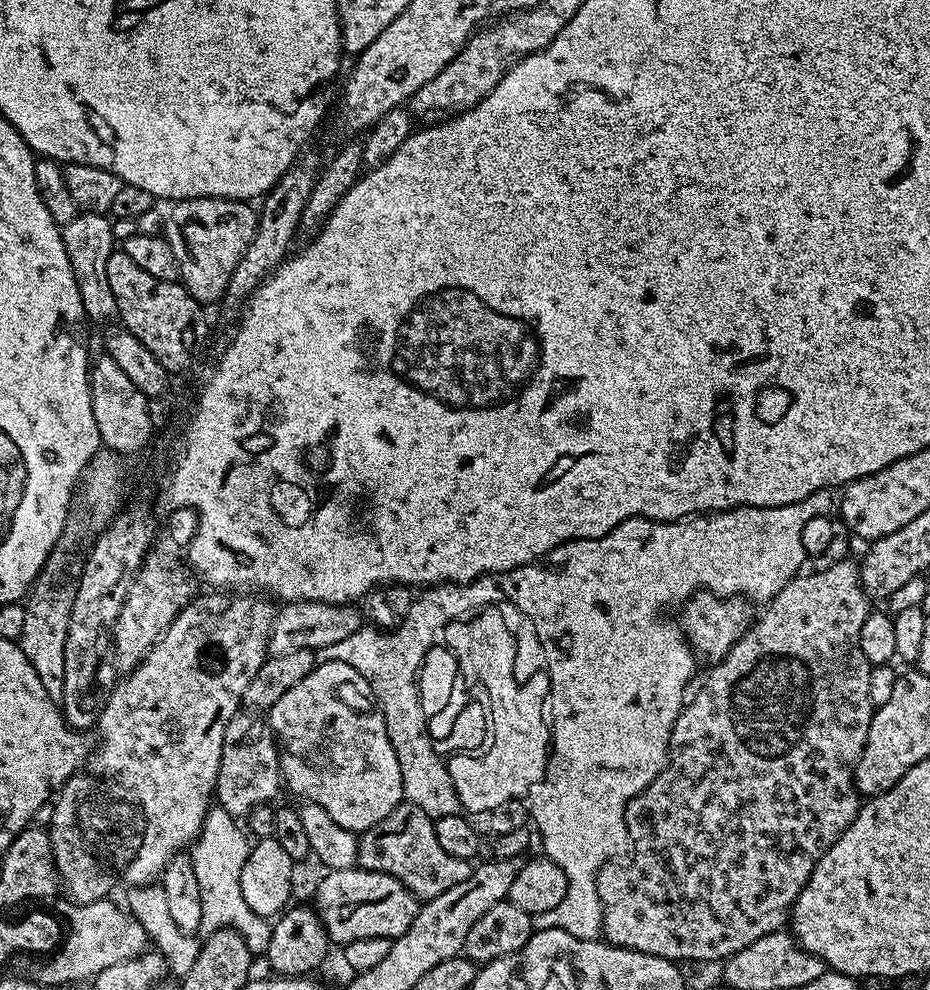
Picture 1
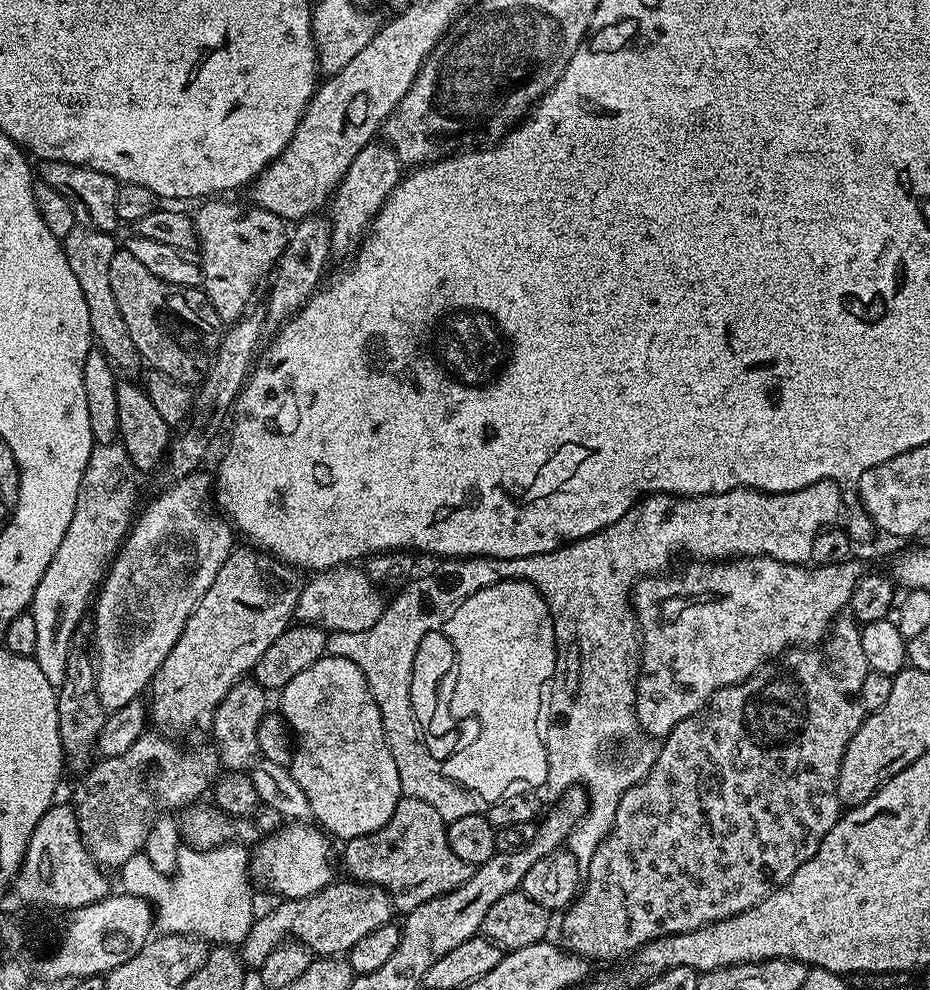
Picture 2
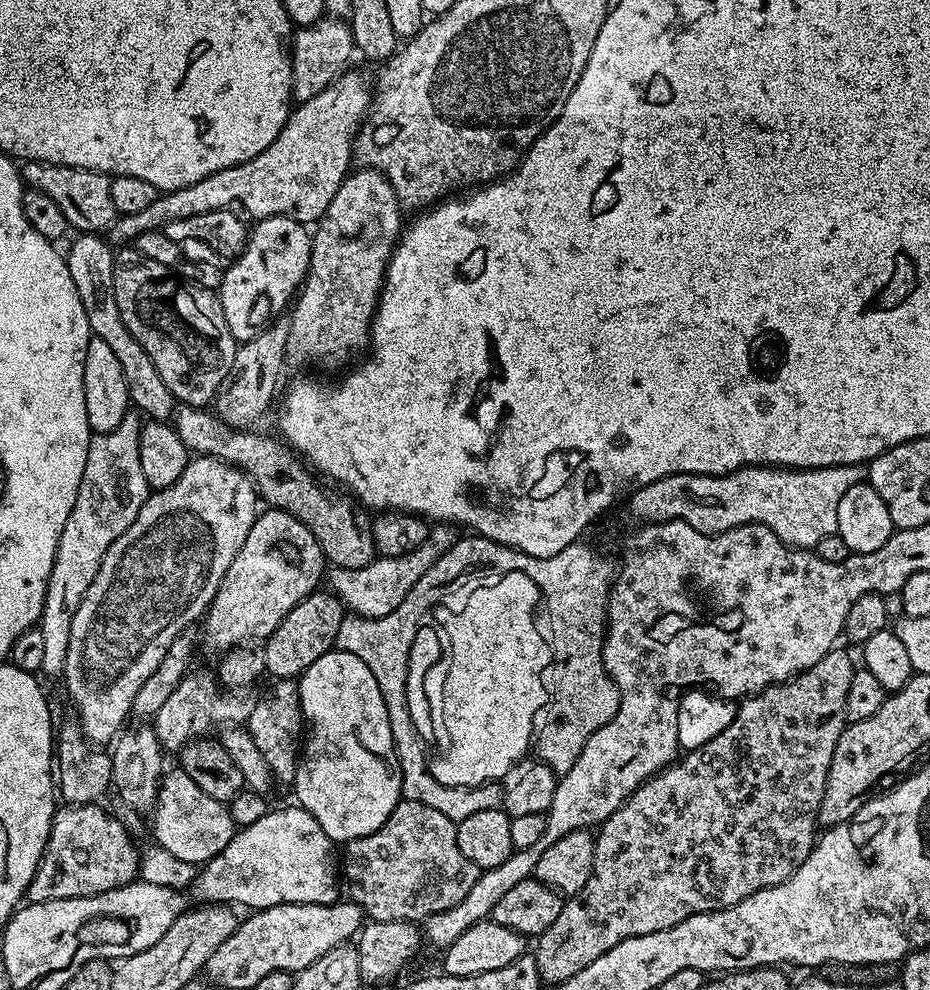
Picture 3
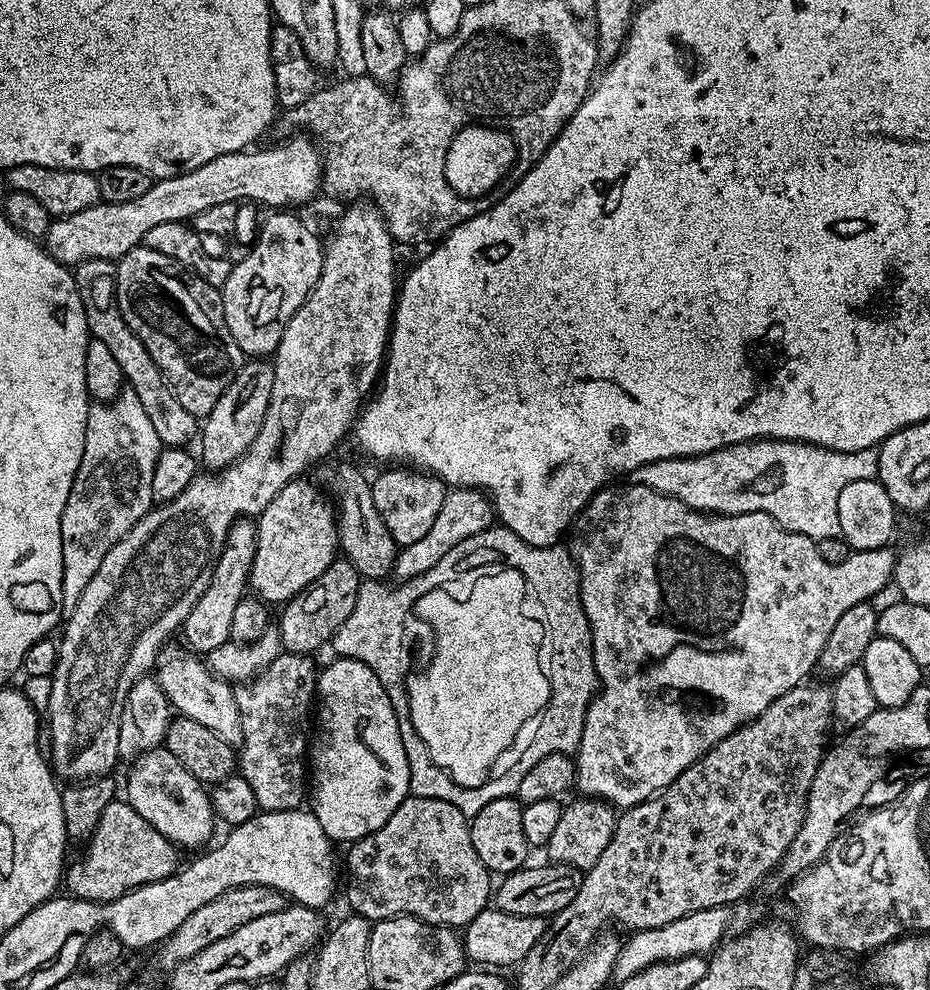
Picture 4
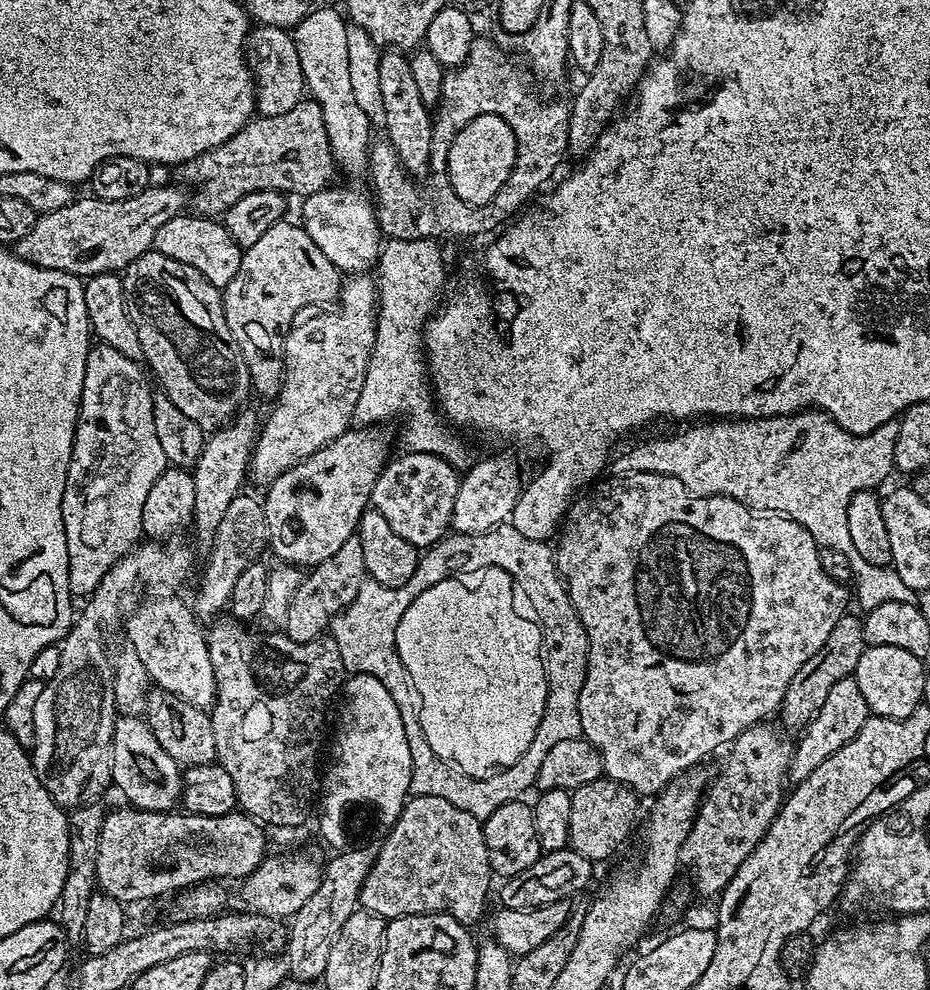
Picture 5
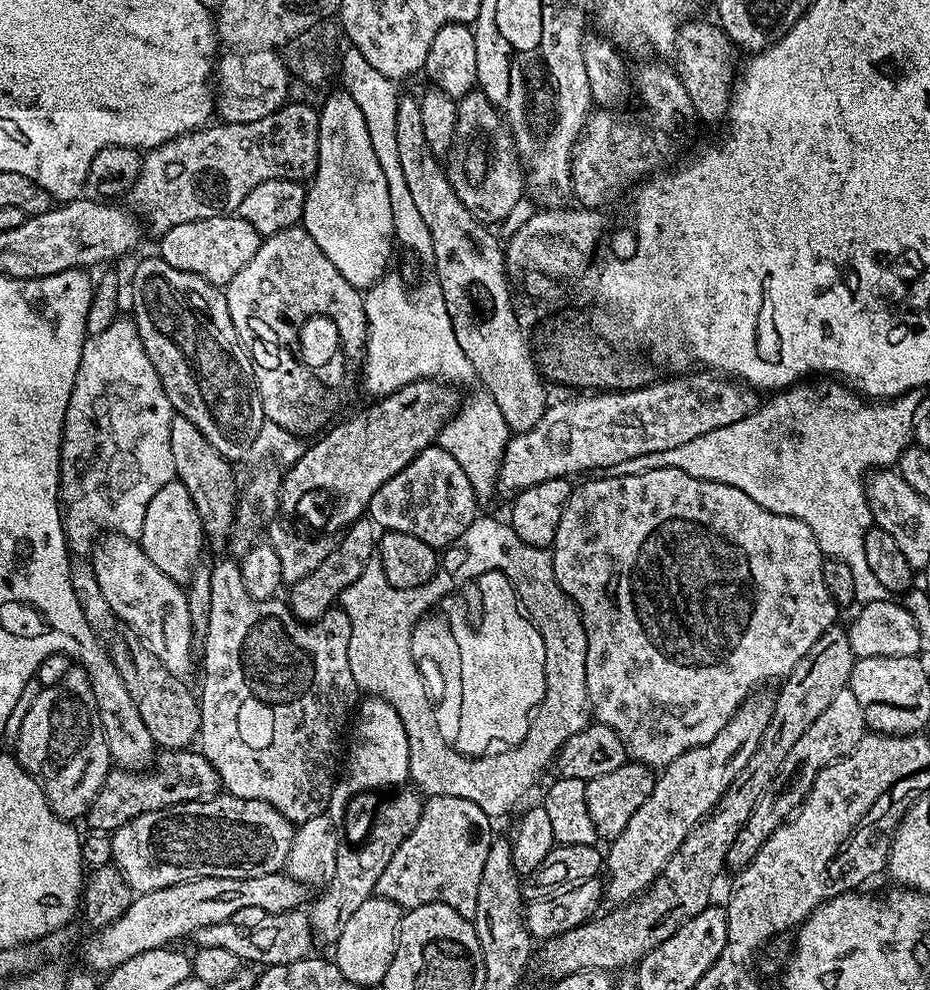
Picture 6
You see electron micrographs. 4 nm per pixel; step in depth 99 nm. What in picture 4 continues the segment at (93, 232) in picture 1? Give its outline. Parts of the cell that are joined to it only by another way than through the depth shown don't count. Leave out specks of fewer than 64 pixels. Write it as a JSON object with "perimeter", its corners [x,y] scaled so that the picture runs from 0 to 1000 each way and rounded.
{"perimeter":[[[94,263],[81,268],[80,278],[98,341],[112,345],[115,353],[123,358],[124,365],[130,371],[132,383],[140,389],[140,395],[148,398],[148,406],[153,406],[153,411],[157,414],[161,427],[166,429],[173,449],[176,453],[199,452],[203,447],[201,444],[212,439],[213,422],[204,418],[200,410],[191,406],[191,402],[187,402],[166,362],[161,362],[148,337],[144,337],[140,329],[135,329],[135,321],[131,321],[131,313],[125,304],[125,267],[118,263]]]}

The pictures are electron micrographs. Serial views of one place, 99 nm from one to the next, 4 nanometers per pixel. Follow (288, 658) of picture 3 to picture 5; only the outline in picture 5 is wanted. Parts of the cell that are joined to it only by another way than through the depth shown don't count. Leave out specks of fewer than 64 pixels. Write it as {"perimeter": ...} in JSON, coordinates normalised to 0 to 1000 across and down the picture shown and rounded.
{"perimeter":[[[386,540],[372,543],[372,547],[368,547],[368,553],[355,560],[351,568],[339,571],[328,581],[312,611],[304,637],[316,648],[333,648],[349,641],[356,635],[357,627],[376,612],[376,608],[381,608],[386,593],[395,582],[394,563],[389,560]]]}

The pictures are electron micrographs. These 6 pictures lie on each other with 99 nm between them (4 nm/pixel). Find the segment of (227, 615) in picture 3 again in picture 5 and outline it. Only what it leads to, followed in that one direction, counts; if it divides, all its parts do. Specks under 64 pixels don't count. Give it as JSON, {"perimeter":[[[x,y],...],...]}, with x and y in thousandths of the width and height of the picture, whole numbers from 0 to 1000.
{"perimeter":[[[380,430],[375,432],[373,436],[369,436],[363,442],[359,442],[359,446],[346,451],[346,455],[333,459],[333,463],[320,467],[320,471],[308,475],[308,479],[303,479],[299,484],[287,490],[286,497],[288,497],[288,502],[283,502],[282,508],[286,527],[288,528],[290,558],[294,558],[294,560],[298,562],[296,564],[298,567],[319,572],[328,572],[327,570],[331,570],[330,572],[339,572],[351,568],[351,564],[355,564],[355,560],[359,560],[368,553],[368,547],[372,547],[372,543],[384,540],[389,519],[395,517],[398,512],[402,487],[406,487],[406,483],[413,477],[413,470],[416,469],[419,464],[419,458],[417,458],[417,456],[422,453],[422,440],[415,433],[416,431],[413,430]]]}

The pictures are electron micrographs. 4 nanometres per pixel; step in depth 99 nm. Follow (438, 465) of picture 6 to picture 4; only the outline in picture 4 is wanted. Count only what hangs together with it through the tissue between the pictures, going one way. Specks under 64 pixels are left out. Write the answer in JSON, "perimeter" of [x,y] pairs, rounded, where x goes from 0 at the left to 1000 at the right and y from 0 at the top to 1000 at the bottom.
{"perimeter":[[[439,471],[418,473],[422,473],[418,477],[413,477],[405,485],[399,486],[402,511],[428,552],[449,547],[462,536],[462,531],[471,520],[480,500],[480,490],[471,482],[455,475],[444,475]]]}

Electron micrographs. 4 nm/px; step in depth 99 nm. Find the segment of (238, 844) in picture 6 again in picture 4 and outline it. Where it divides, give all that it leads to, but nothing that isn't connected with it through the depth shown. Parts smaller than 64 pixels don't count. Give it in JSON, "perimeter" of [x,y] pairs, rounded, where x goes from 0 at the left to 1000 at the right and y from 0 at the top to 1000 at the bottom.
{"perimeter":[[[129,806],[120,808],[118,814],[110,818],[110,826],[105,826],[92,856],[90,870],[87,873],[74,872],[71,877],[72,900],[88,909],[126,909],[145,897],[186,885],[195,872],[190,855]]]}

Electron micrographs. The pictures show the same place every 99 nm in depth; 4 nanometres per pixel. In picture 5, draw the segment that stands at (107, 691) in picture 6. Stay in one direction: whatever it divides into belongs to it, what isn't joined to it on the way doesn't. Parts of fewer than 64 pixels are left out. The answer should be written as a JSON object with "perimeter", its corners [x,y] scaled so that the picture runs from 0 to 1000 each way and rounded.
{"perimeter":[[[126,722],[123,733],[123,778],[120,792],[141,815],[156,820],[178,820],[176,814],[176,792],[189,792],[189,782],[195,779],[195,773],[189,771],[178,758],[174,758],[170,745],[161,737],[158,726],[148,723]]]}

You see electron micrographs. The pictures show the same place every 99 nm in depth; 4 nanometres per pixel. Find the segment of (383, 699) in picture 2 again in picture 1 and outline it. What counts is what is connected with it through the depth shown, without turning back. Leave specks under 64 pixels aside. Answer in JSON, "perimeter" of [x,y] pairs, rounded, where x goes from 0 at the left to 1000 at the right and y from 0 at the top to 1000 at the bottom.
{"perimeter":[[[887,495],[876,497],[862,507],[854,507],[849,511],[832,511],[831,513],[816,513],[815,511],[802,511],[801,513],[789,513],[781,517],[763,517],[760,519],[749,519],[743,523],[733,525],[697,525],[692,521],[683,521],[676,525],[670,525],[660,535],[656,535],[651,541],[644,541],[638,545],[614,545],[608,549],[601,549],[598,554],[592,554],[589,561],[571,569],[557,572],[547,578],[531,578],[516,582],[512,586],[506,586],[503,590],[471,590],[460,592],[455,595],[456,598],[444,605],[441,612],[441,620],[422,636],[410,636],[403,632],[388,632],[381,636],[381,640],[375,640],[368,644],[368,648],[359,648],[359,653],[339,656],[340,666],[343,670],[351,669],[372,669],[372,673],[381,673],[389,685],[398,693],[400,703],[409,713],[409,720],[413,723],[415,737],[419,749],[424,754],[424,762],[428,762],[428,774],[432,778],[432,794],[434,795],[434,808],[445,814],[454,814],[458,822],[466,826],[471,824],[488,824],[496,819],[496,810],[490,805],[488,792],[485,789],[484,782],[478,775],[474,775],[473,766],[468,762],[468,757],[462,752],[461,746],[457,746],[458,728],[455,725],[454,711],[451,709],[451,701],[447,696],[446,672],[452,663],[455,663],[456,656],[460,655],[461,647],[466,641],[473,635],[473,631],[482,626],[485,622],[496,622],[502,619],[504,615],[517,614],[523,611],[537,611],[543,606],[547,611],[559,611],[563,614],[566,620],[570,620],[570,626],[574,632],[580,634],[580,638],[588,646],[596,648],[597,666],[592,670],[592,676],[596,677],[597,684],[597,706],[595,711],[596,729],[591,732],[591,759],[589,761],[589,774],[585,779],[583,791],[571,801],[572,812],[570,808],[570,824],[576,827],[576,836],[581,839],[581,848],[585,852],[583,857],[584,864],[595,869],[600,875],[604,875],[604,883],[609,883],[611,898],[609,907],[596,915],[596,919],[584,921],[583,924],[575,926],[574,933],[577,938],[583,937],[603,937],[613,943],[617,943],[624,949],[640,949],[647,941],[647,915],[643,907],[643,895],[641,894],[641,884],[648,873],[655,872],[667,860],[676,856],[675,835],[673,834],[673,814],[687,800],[692,800],[703,786],[714,777],[718,771],[718,755],[720,754],[720,741],[725,737],[725,729],[729,725],[732,715],[738,710],[738,700],[741,698],[740,690],[744,687],[744,682],[748,679],[748,670],[751,664],[744,658],[744,654],[737,646],[734,637],[726,625],[717,626],[714,623],[714,610],[734,608],[746,599],[758,594],[775,604],[796,604],[801,607],[814,606],[817,612],[825,611],[826,607],[831,606],[845,592],[845,588],[852,585],[866,573],[867,563],[862,556],[862,531],[871,527],[871,523],[876,521],[889,521],[896,516],[897,501],[894,496]]]}

